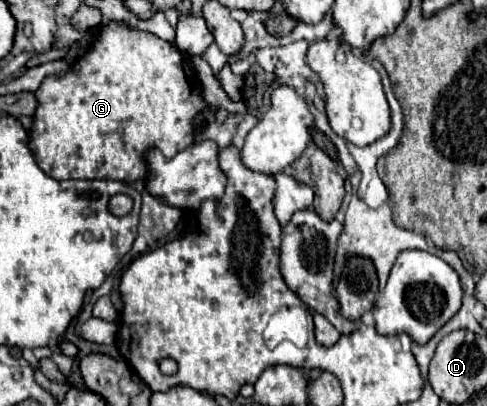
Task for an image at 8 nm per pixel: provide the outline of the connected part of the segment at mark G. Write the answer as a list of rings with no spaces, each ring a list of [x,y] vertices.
[[[109,23],[109,25],[103,27],[93,51],[89,51],[79,61],[77,69],[71,67],[63,75],[45,77],[41,87],[35,91],[35,97],[37,97],[37,109],[35,109],[33,127],[31,127],[31,133],[29,133],[29,147],[31,147],[31,153],[35,155],[35,161],[39,163],[39,167],[47,175],[51,175],[53,179],[113,179],[113,181],[125,181],[125,183],[147,179],[149,177],[149,167],[147,167],[147,159],[145,159],[147,151],[159,149],[165,157],[175,157],[179,151],[183,151],[189,145],[193,145],[195,137],[201,135],[205,131],[205,125],[207,125],[207,123],[197,123],[197,117],[199,117],[199,113],[203,109],[209,107],[205,103],[205,99],[203,99],[203,89],[201,89],[201,83],[199,83],[197,75],[193,73],[187,57],[175,45],[171,45],[171,43],[151,35],[151,33],[131,31],[131,29],[119,27],[115,23]]]

